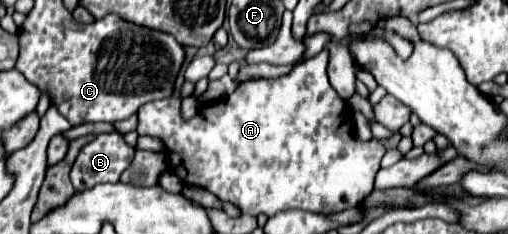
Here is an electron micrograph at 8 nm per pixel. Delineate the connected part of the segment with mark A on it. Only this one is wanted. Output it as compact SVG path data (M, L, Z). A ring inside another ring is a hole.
M322 51L310 59L306 59L304 63L292 67L290 73L282 75L282 77L276 77L276 79L256 79L256 81L246 81L246 83L240 83L240 87L224 97L224 99L216 99L216 101L210 101L206 105L200 107L200 111L192 117L192 119L184 119L182 113L180 113L180 97L166 97L166 99L160 99L160 101L152 101L152 103L146 103L144 107L140 107L138 111L138 135L150 135L150 137L156 137L164 143L164 153L166 153L166 159L168 159L168 169L184 183L184 185L196 185L196 187L202 187L210 193L214 193L220 201L224 203L232 203L240 209L242 215L276 215L276 211L286 211L286 209L302 209L302 211L344 211L348 207L354 207L356 203L360 203L360 199L368 197L374 189L374 177L380 169L380 159L384 157L386 153L386 147L382 141L378 139L370 139L366 143L362 143L360 139L356 139L356 135L352 135L352 119L350 119L350 127L344 127L344 121L348 117L348 105L346 101L336 95L335 89L328 83L328 75L326 75L326 67L328 67L328 53Z

